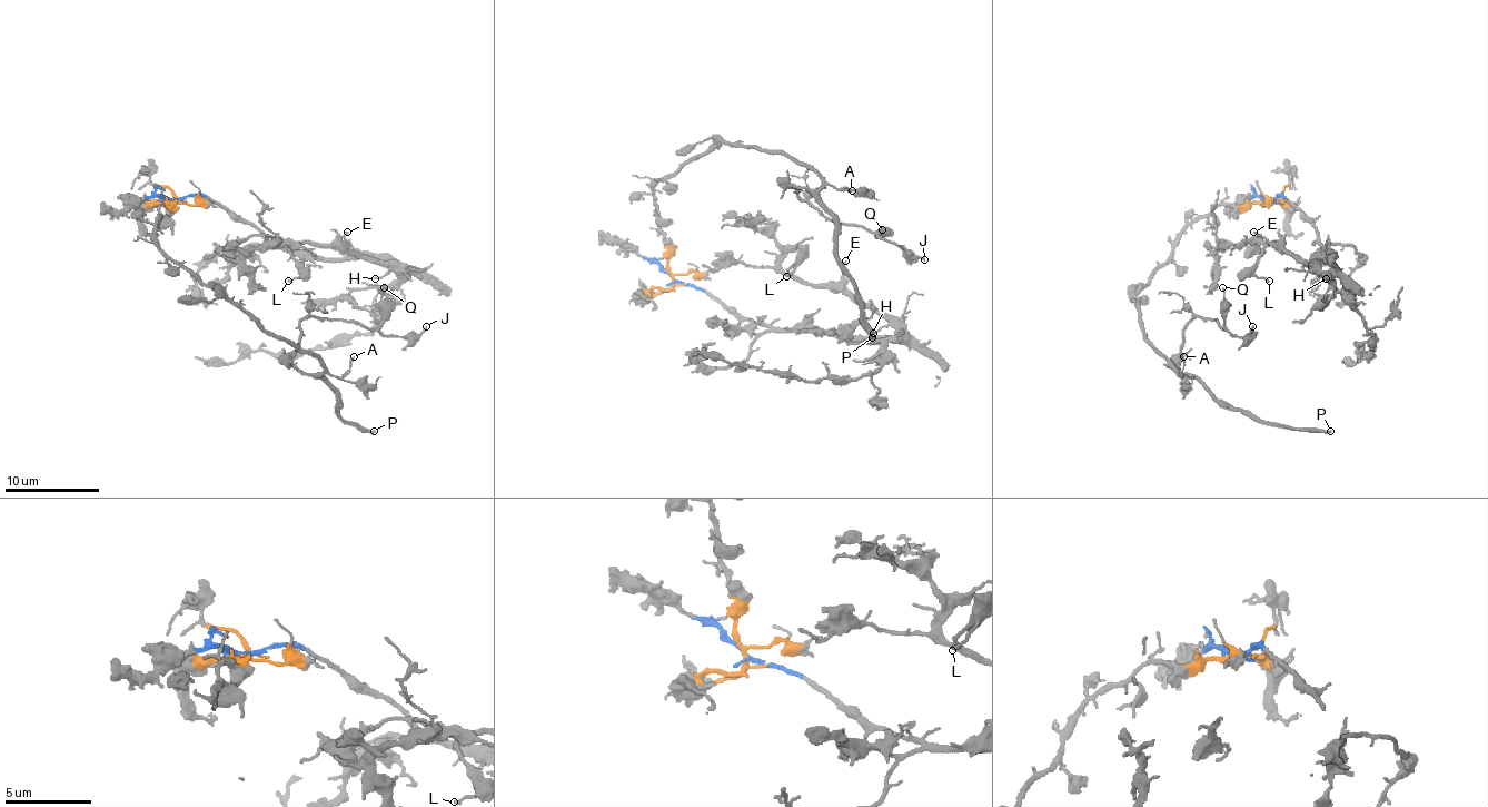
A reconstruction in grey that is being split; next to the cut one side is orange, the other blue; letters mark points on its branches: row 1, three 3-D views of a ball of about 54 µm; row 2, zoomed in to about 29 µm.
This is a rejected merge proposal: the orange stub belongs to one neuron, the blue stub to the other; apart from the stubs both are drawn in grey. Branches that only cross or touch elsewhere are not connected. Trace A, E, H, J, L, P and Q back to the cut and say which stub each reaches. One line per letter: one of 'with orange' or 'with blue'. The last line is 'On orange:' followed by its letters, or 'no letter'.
A: with orange
E: with blue
H: with blue
J: with orange
L: with blue
P: with orange
Q: with orange
On orange: A, J, P, Q

